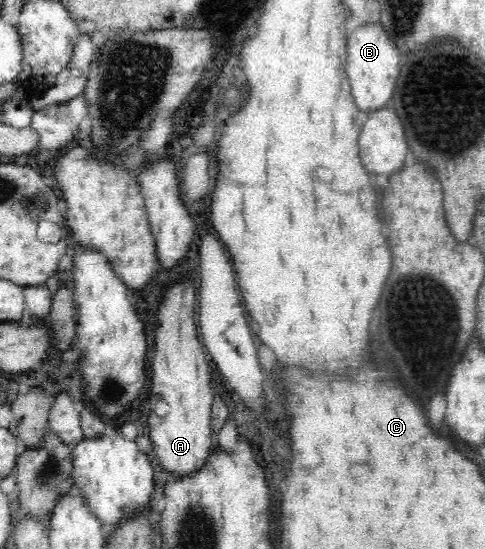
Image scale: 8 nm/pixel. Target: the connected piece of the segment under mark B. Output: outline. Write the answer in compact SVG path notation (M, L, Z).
M379 24L355 27L353 34L348 34L345 73L351 85L355 105L363 118L368 113L385 107L389 102L395 90L395 80L399 76L399 52Z

